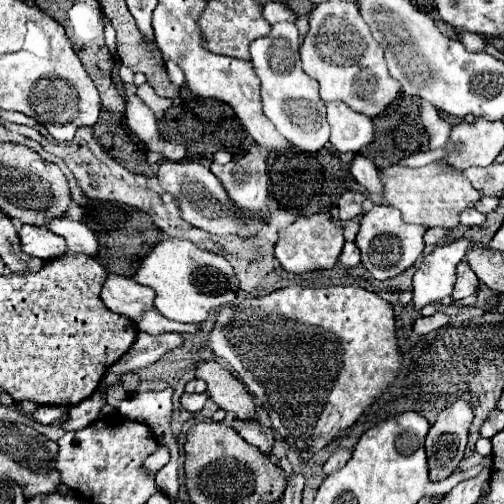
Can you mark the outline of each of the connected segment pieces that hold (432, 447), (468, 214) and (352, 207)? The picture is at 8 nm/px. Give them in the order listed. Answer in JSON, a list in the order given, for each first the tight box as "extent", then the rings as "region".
[{"extent":[426,400,474,482],"region":[[[460,400],[444,408],[426,436],[426,454],[430,480],[438,482],[456,472],[468,442],[468,428],[474,420],[474,410]]]},{"extent":[460,208,486,226],"region":[[[466,208],[460,214],[460,220],[462,220],[464,226],[482,226],[486,222],[486,216],[484,214],[478,214],[474,208]]]},{"extent":[338,192,364,220],"region":[[[344,192],[338,200],[338,216],[340,220],[350,220],[362,212],[364,196],[358,192]]]}]

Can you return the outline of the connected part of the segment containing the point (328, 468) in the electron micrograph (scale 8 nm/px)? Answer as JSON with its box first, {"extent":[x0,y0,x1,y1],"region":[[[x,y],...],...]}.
{"extent":[324,448,352,474],"region":[[[340,448],[340,450],[336,450],[336,452],[328,458],[328,462],[324,464],[324,474],[332,474],[334,470],[342,468],[342,466],[350,460],[350,454],[352,454],[352,450],[348,450],[348,448]]]}

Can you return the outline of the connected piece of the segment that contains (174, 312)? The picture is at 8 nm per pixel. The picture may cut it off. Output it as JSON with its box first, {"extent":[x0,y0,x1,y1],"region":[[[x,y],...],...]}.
{"extent":[136,238,240,322],"region":[[[164,238],[158,242],[138,268],[136,282],[150,286],[156,292],[156,308],[162,316],[174,322],[204,322],[222,306],[232,304],[240,290],[238,276],[230,262],[218,254],[194,246],[190,240]]]}

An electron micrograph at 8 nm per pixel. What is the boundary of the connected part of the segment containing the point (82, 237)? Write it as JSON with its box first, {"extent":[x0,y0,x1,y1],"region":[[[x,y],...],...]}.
{"extent":[48,218,98,256],"region":[[[56,218],[50,222],[48,230],[52,230],[54,234],[60,234],[66,238],[68,242],[68,252],[72,254],[88,254],[88,256],[96,256],[98,254],[98,236],[82,222],[74,222],[70,218]]]}

